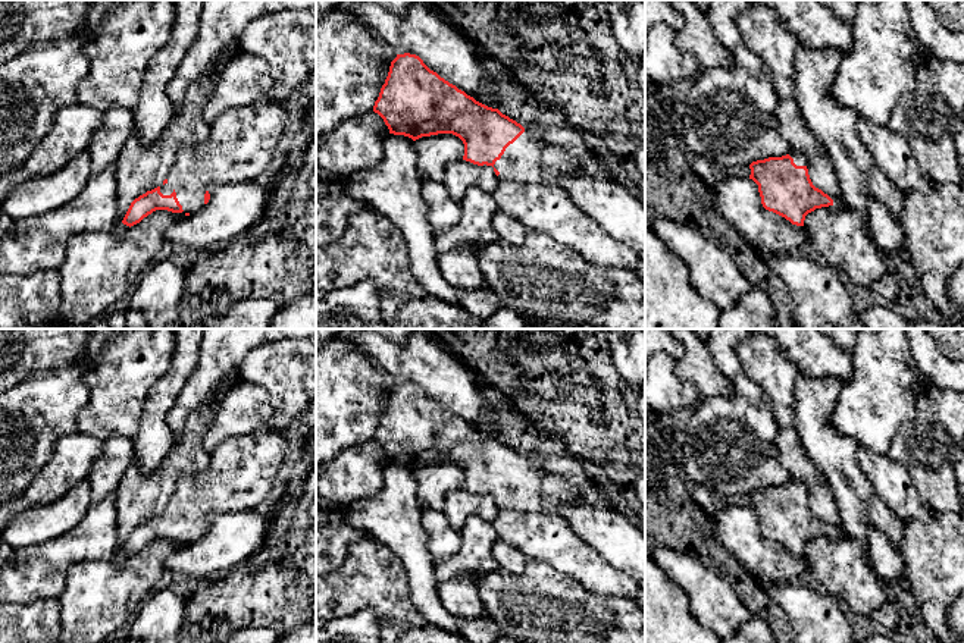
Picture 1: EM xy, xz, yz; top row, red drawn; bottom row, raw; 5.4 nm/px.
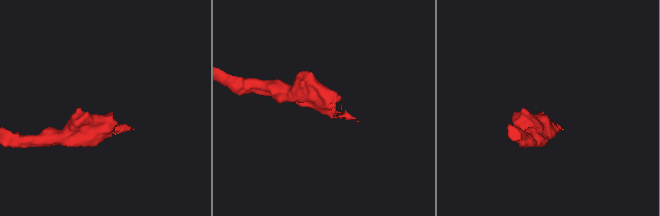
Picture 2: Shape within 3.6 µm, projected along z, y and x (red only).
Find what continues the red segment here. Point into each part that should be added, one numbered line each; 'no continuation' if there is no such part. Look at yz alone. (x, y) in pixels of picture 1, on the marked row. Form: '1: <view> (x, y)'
1: yz (798, 157)

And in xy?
1: xy (243, 141)

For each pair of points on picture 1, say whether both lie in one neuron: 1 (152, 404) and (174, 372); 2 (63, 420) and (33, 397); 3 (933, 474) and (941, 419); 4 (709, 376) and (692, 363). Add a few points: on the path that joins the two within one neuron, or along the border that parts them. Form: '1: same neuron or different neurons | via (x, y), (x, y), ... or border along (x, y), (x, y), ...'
1: same neuron | via (159, 397), (174, 379)
2: same neuron | via (56, 416), (40, 404)
3: same neuron | via (936, 461), (936, 432)
4: same neuron | via (704, 373), (697, 366)

